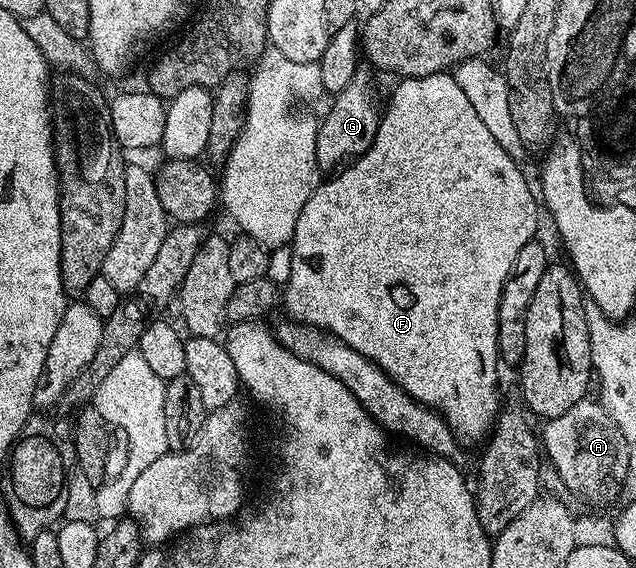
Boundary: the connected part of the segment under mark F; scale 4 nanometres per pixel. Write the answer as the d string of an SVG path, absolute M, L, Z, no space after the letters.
M436 72L430 76L410 76L402 79L398 84L401 85L389 96L389 105L386 108L384 105L383 111L380 113L381 121L379 122L379 130L375 134L375 142L371 142L371 146L363 155L356 157L352 163L342 167L336 174L330 175L333 176L330 180L329 177L322 179L321 183L317 185L317 189L311 194L311 198L307 198L307 206L303 206L302 212L299 213L299 218L295 222L295 234L291 241L293 249L291 278L283 286L283 308L285 304L286 310L289 311L286 313L292 319L336 336L344 344L351 346L351 350L363 354L363 358L367 358L371 362L378 364L388 376L392 376L393 380L412 400L418 400L425 407L432 408L435 412L440 412L441 417L449 423L449 428L453 431L458 441L484 441L487 433L492 429L495 417L499 411L499 403L497 404L497 368L499 369L499 357L497 355L497 311L499 310L499 302L501 301L501 288L515 266L515 258L519 258L519 250L523 250L523 246L527 246L527 242L538 235L536 232L539 200L535 195L534 189L533 192L529 189L529 184L525 181L524 174L521 173L523 171L522 165L516 164L507 154L507 150L503 150L503 146L499 146L499 142L495 142L495 138L491 138L491 130L487 130L487 126L483 126L479 114L475 114L475 106L471 106L471 102L467 99L467 94L463 94L463 86L459 86L459 82L454 76L449 72Z

